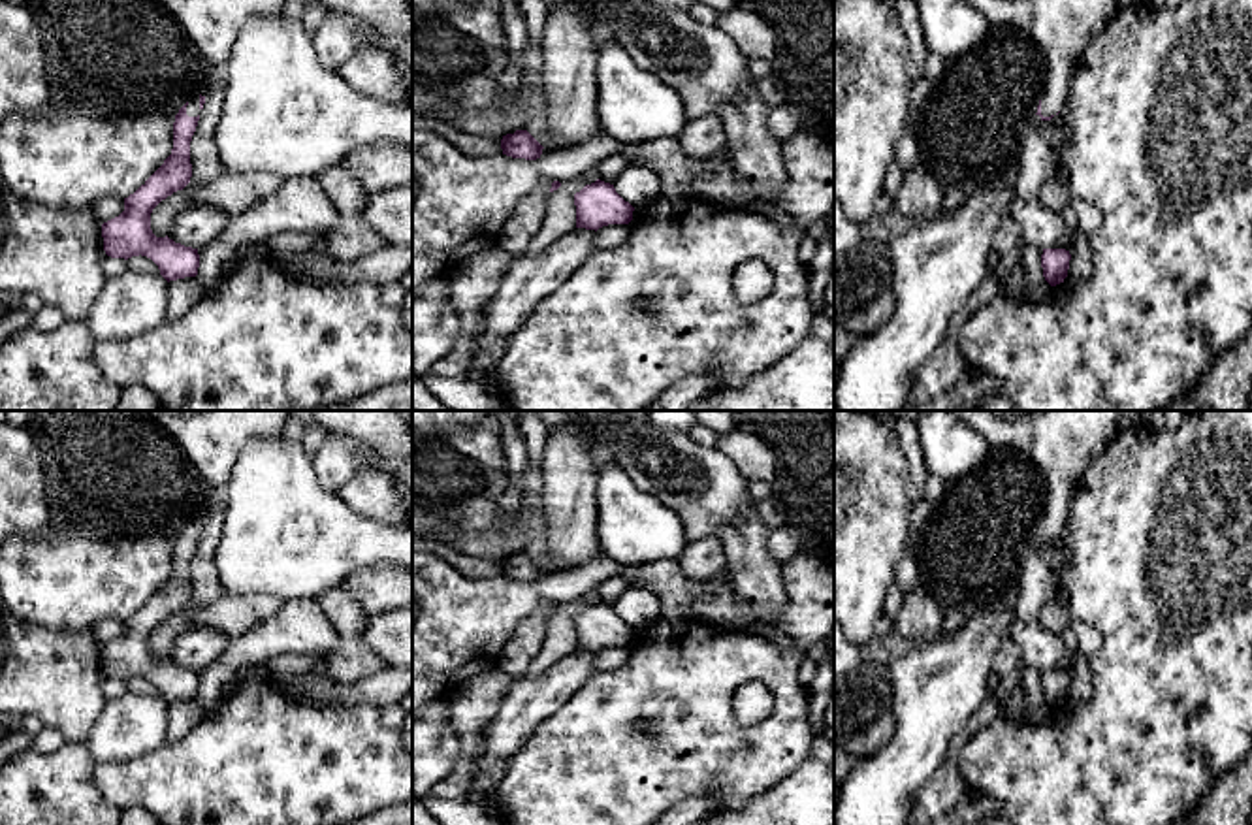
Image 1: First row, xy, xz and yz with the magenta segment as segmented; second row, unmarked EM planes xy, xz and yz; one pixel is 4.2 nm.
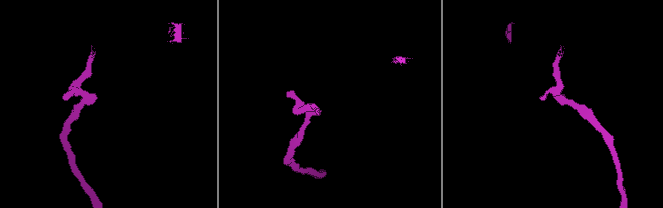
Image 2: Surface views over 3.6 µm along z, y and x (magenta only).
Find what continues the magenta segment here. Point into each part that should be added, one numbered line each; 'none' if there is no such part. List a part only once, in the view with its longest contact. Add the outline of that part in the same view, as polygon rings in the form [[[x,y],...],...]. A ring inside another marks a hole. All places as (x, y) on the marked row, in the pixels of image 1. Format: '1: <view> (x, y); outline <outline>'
1: yz (1062, 29); outline [[[966,0],[990,26],[1028,34],[1047,66],[1041,115],[1056,115],[1066,100],[1067,79],[1088,41],[1118,11],[1118,0]]]

